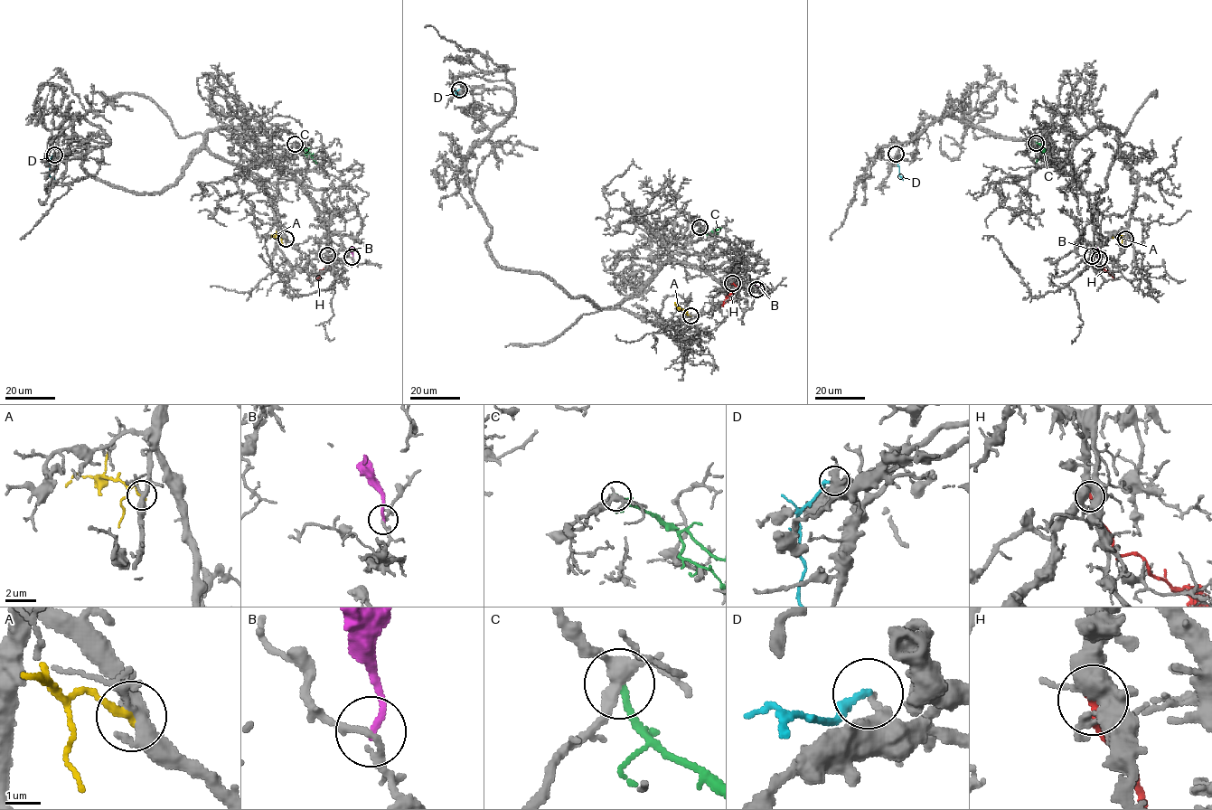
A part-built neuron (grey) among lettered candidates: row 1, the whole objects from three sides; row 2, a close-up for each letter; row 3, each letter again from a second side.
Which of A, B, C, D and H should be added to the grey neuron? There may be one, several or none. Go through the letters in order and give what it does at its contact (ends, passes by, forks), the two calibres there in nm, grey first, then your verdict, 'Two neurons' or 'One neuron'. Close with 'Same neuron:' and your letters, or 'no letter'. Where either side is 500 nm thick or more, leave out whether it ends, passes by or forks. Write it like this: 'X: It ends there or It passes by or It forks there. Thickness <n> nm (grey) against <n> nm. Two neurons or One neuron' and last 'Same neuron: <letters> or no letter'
A: It ends there. Thickness 340 nm (grey) against 240 nm. Two neurons
B: It ends there. Thickness 180 nm (grey) against 170 nm. Two neurons
C: It ends there. Thickness 320 nm (grey) against 200 nm. Two neurons
D: It ends there. Thickness 360 nm (grey) against 200 nm. Two neurons
H: It ends there. Thickness 480 nm (grey) against 240 nm. Two neurons
Same neuron: no letter

